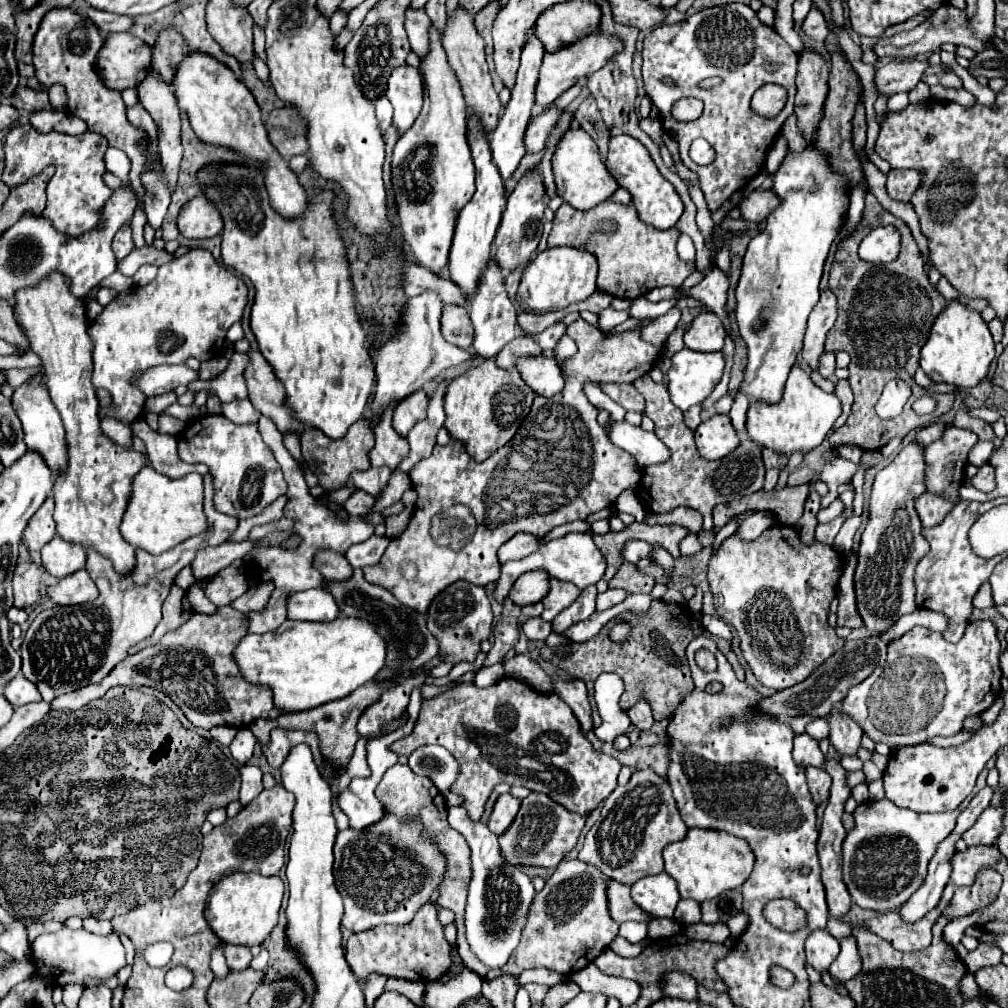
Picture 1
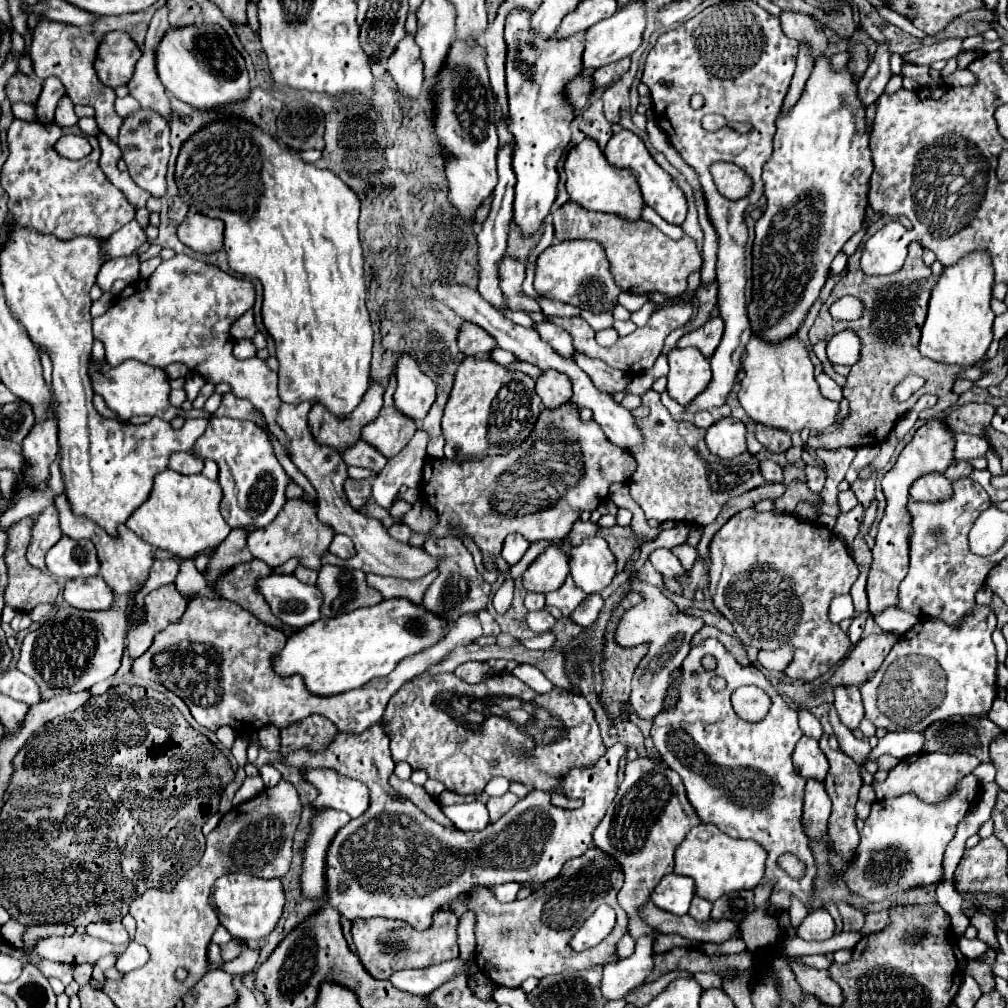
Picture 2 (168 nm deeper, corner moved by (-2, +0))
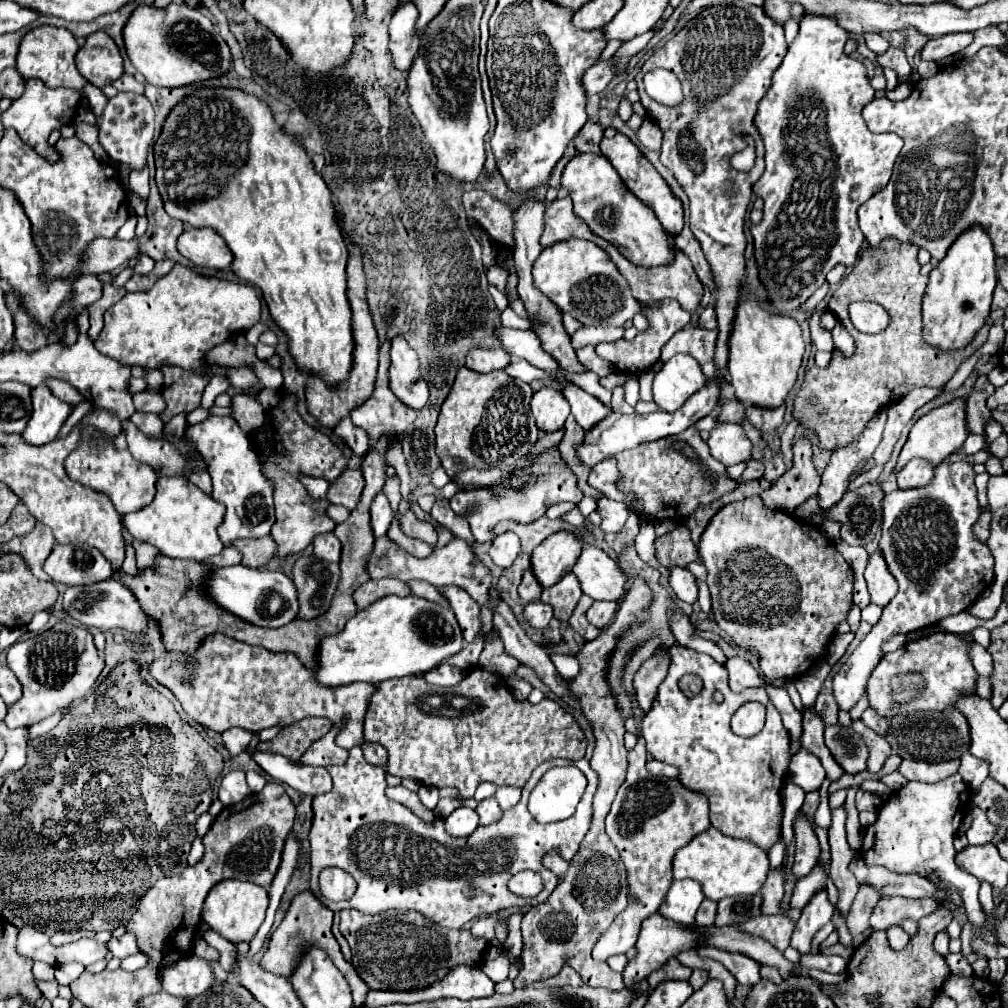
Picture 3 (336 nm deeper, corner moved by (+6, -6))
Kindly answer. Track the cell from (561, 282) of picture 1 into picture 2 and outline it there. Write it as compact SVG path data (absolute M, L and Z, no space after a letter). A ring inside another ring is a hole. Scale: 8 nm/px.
M564 240L548 246L538 256L534 286L540 296L554 298L578 308L588 308L594 314L612 312L622 292L612 278L610 262L604 254L604 248L592 240Z

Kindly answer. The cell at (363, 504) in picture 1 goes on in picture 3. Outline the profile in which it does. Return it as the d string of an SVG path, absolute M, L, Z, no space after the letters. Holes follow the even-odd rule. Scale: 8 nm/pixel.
M344 470L330 486L328 490L328 500L332 504L346 506L348 510L356 508L360 494L364 488L364 478L360 470Z

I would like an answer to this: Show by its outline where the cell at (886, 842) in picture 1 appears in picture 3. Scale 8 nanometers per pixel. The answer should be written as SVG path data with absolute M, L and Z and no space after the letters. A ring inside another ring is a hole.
M952 774L936 784L908 782L882 804L876 822L864 830L860 850L866 866L884 866L890 872L918 874L922 878L934 874L940 884L960 888L970 924L976 928L984 928L988 926L988 916L978 902L980 882L954 864L956 850L952 842L966 808L970 808L970 788L964 784L960 774Z

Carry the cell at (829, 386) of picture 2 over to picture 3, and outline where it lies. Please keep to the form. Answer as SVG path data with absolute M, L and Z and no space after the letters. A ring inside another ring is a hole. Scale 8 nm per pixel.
M792 420L786 430L782 432L782 458L784 458L784 464L786 464L786 472L792 468L792 436L796 432L796 428L800 426L800 420Z

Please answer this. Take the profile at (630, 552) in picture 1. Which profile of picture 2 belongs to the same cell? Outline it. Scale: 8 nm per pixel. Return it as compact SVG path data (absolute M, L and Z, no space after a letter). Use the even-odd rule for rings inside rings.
M658 548L650 554L652 566L664 574L666 578L678 578L678 576L688 576L688 570L680 564L680 560L666 548Z

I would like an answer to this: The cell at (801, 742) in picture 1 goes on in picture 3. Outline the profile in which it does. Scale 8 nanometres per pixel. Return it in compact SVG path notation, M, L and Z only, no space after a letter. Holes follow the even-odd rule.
M800 748L790 762L790 780L794 784L798 784L804 792L812 792L818 790L820 784L824 782L824 768L820 764L820 760L816 760L816 756L812 756L812 752L806 752L804 748Z

